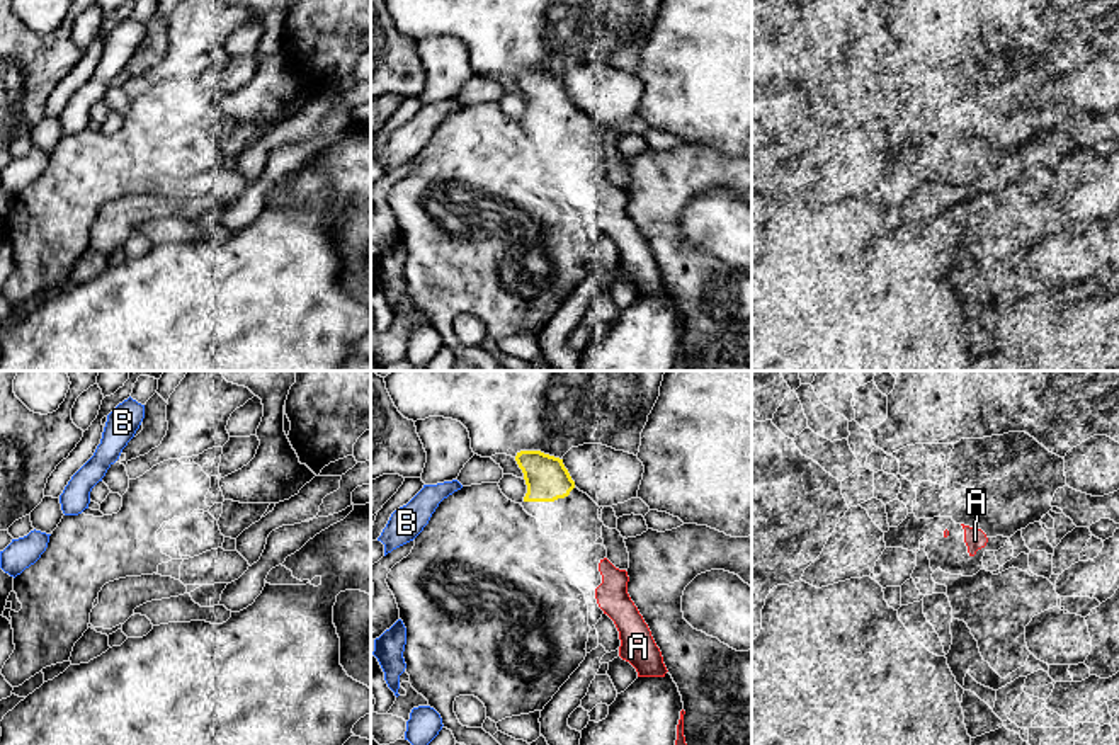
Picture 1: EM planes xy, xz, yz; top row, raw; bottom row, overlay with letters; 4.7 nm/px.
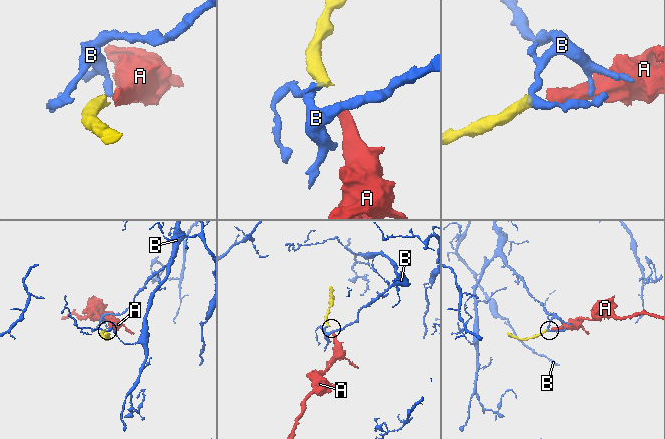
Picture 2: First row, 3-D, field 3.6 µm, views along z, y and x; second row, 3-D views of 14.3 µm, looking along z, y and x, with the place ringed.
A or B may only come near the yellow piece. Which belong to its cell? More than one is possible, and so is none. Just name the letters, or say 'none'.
A

